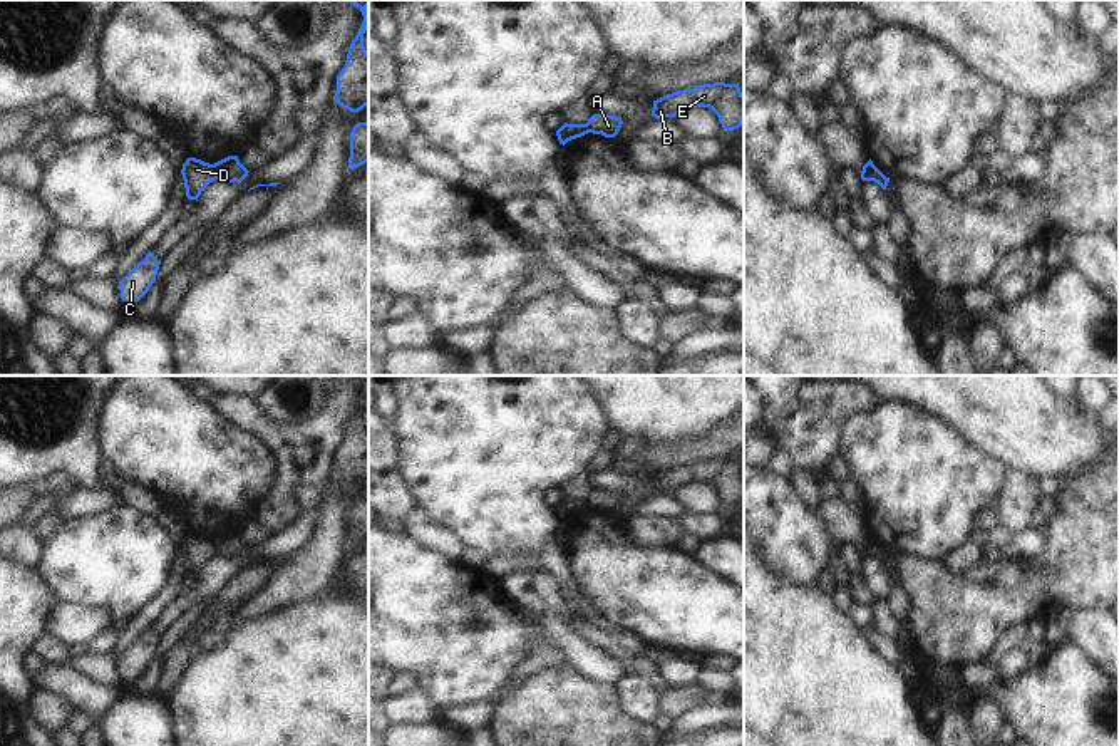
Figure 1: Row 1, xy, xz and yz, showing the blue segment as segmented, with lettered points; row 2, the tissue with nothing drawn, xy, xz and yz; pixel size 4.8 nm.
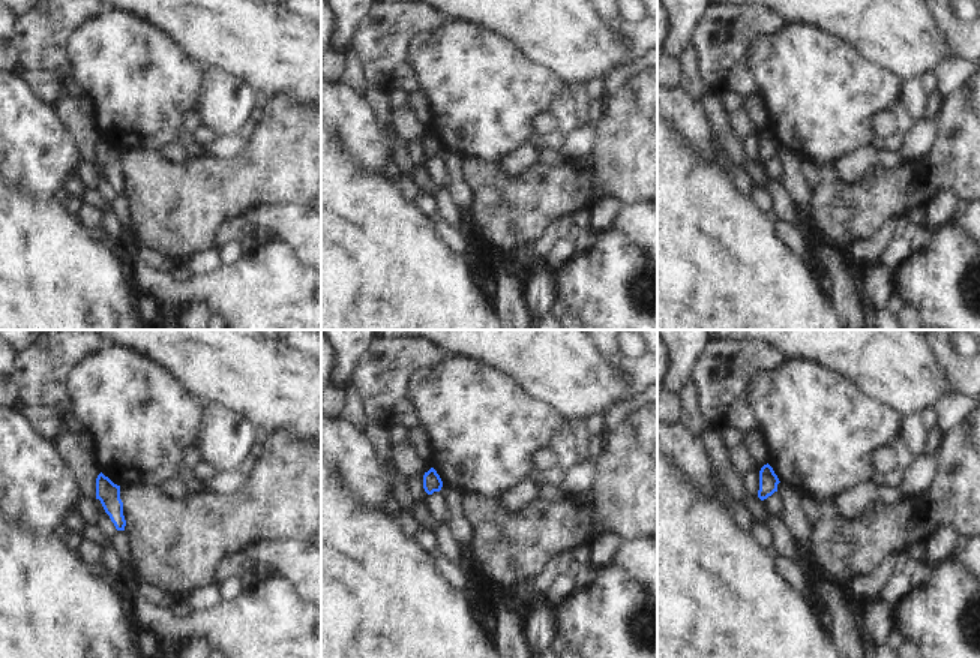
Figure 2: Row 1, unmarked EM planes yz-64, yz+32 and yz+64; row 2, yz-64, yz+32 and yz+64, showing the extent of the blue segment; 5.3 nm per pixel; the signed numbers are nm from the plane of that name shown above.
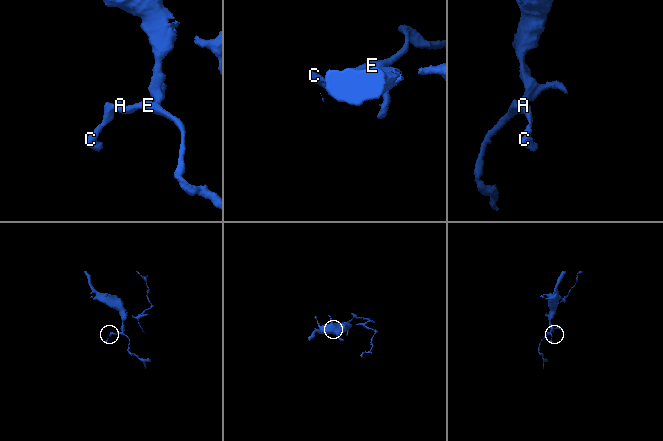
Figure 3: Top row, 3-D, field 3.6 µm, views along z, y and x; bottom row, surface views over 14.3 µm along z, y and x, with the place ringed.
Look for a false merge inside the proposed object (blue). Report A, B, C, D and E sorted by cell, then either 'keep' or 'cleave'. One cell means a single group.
A B E / C D | cleave

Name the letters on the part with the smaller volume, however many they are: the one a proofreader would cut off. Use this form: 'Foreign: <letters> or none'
Foreign: C, D

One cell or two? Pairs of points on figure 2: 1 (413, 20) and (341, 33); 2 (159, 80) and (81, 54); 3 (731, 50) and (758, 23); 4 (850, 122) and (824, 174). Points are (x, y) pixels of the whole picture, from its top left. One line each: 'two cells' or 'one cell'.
1: two cells
2: one cell
3: one cell
4: two cells

